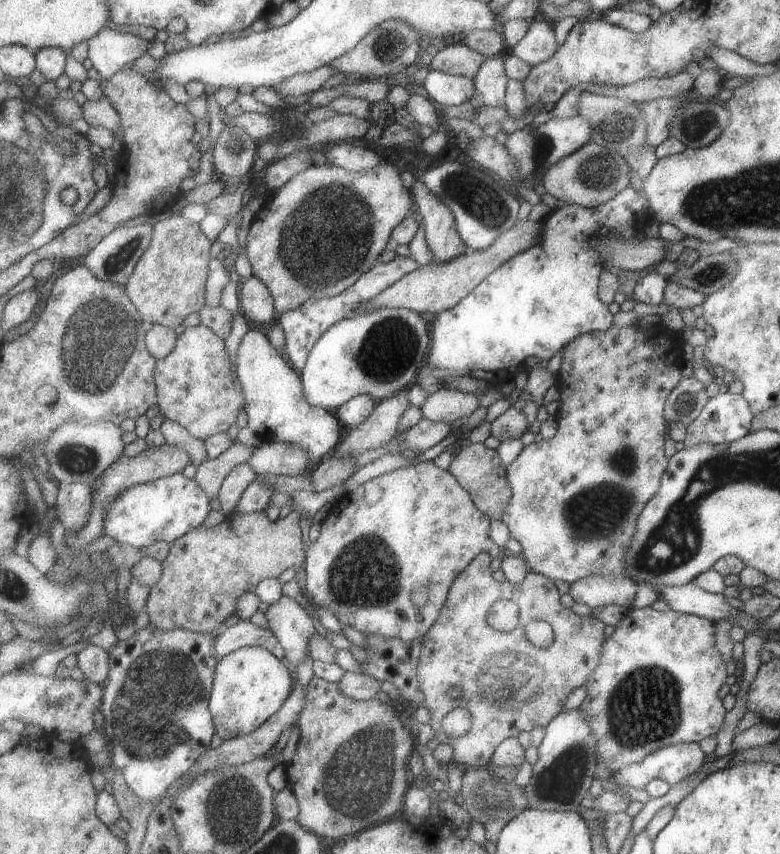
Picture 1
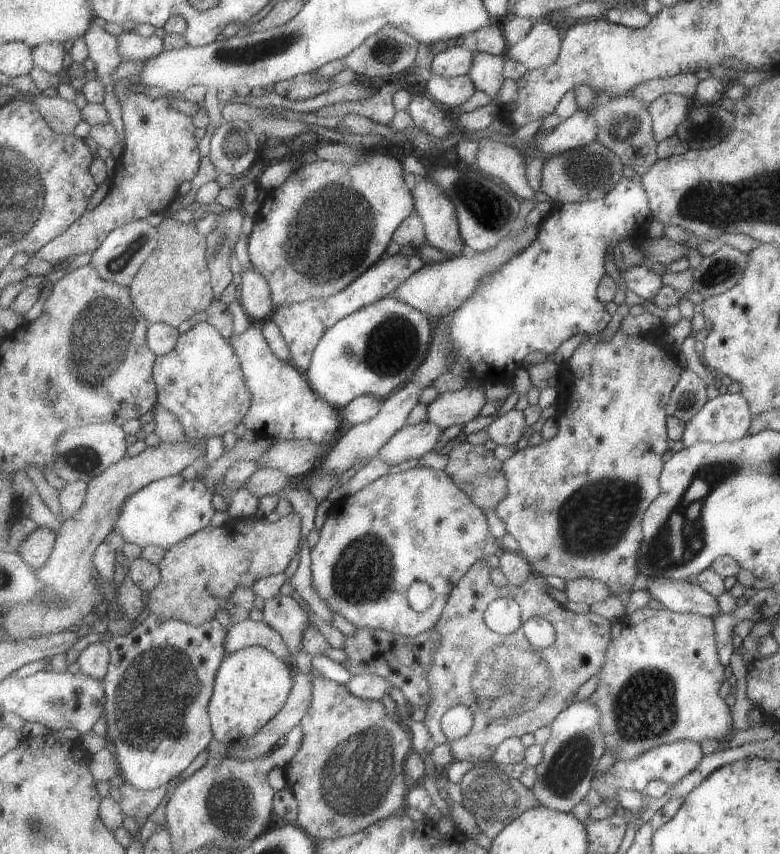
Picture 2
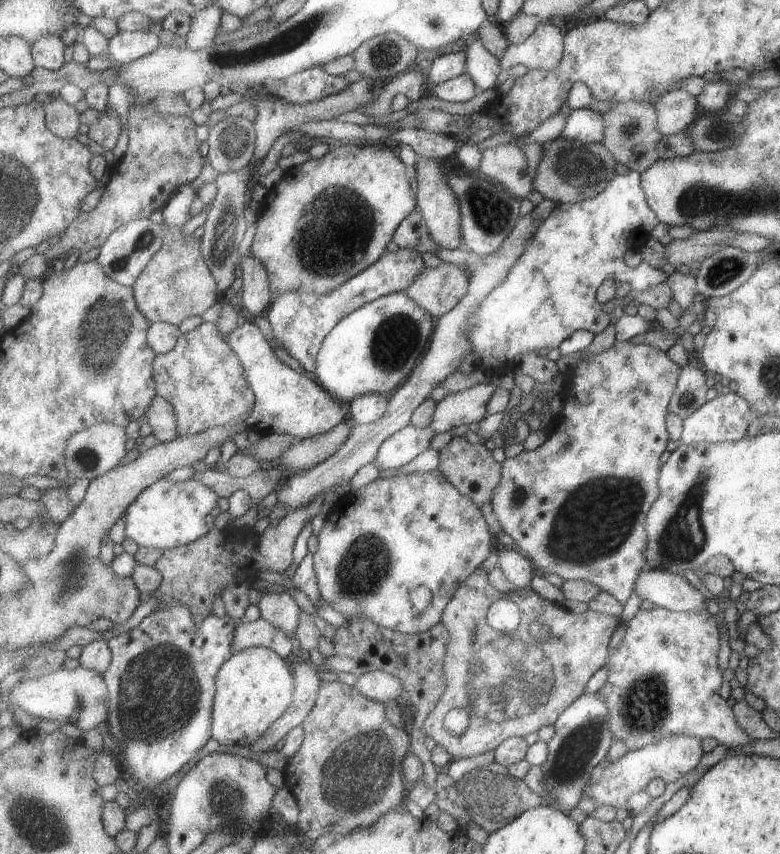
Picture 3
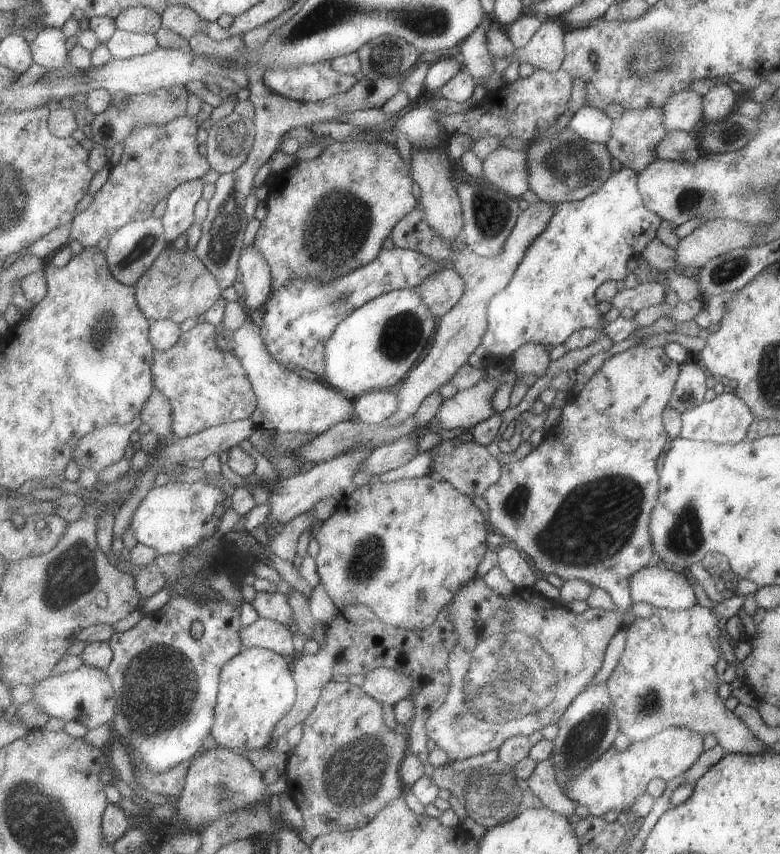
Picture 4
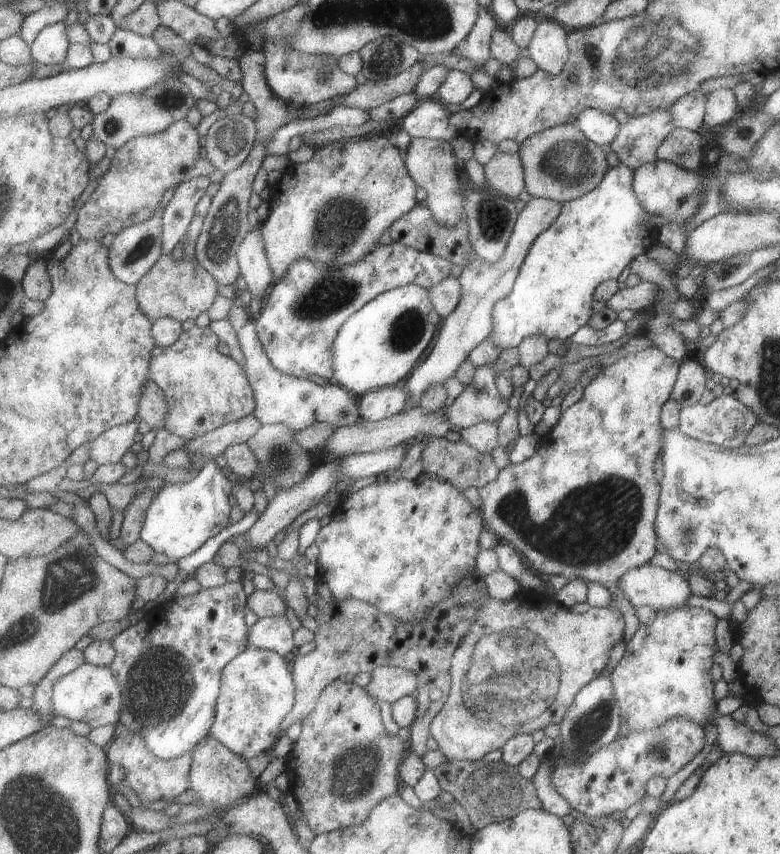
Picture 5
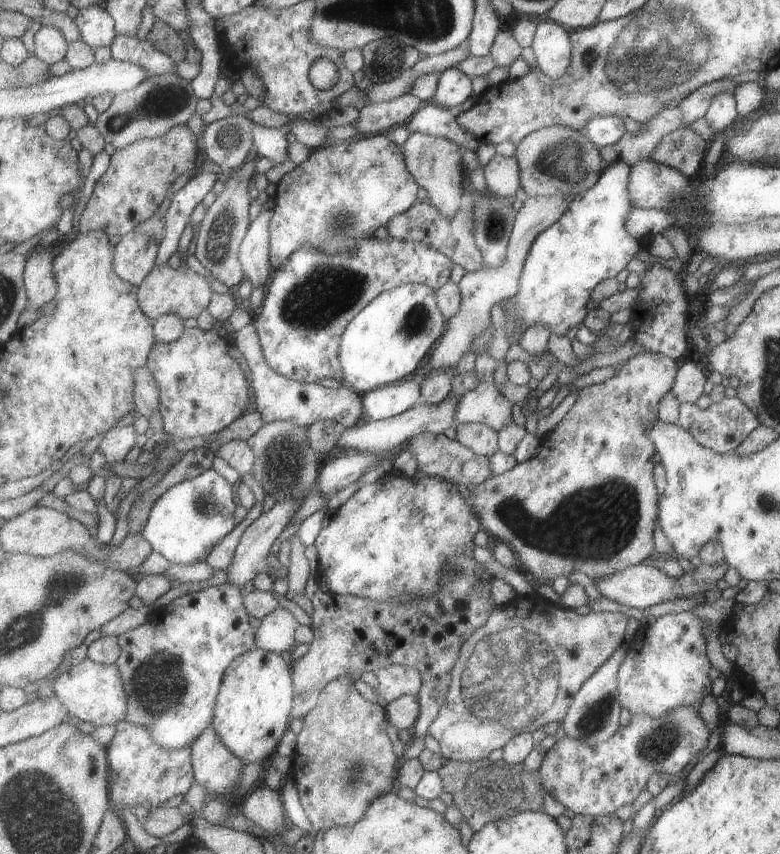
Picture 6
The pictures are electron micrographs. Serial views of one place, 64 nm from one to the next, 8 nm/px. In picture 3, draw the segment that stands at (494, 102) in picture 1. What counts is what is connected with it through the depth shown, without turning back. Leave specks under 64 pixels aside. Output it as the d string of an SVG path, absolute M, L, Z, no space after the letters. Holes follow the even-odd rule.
M481 39L465 47L468 55L468 72L474 77L480 90L496 90L500 72L504 70L499 59Z

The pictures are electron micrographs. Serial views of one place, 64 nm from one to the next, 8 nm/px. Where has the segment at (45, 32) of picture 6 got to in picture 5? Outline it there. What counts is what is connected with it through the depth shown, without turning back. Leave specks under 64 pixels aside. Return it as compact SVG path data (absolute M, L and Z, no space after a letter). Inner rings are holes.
M61 22L47 26L39 34L32 50L38 63L58 66L58 64L67 64L72 45L69 28L65 22Z

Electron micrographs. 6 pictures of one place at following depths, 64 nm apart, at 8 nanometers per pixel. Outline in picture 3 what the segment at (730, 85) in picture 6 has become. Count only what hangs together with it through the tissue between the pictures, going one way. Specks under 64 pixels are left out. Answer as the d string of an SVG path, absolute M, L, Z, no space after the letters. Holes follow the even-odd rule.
M684 89L664 93L654 106L663 136L686 131L701 113L697 97Z

